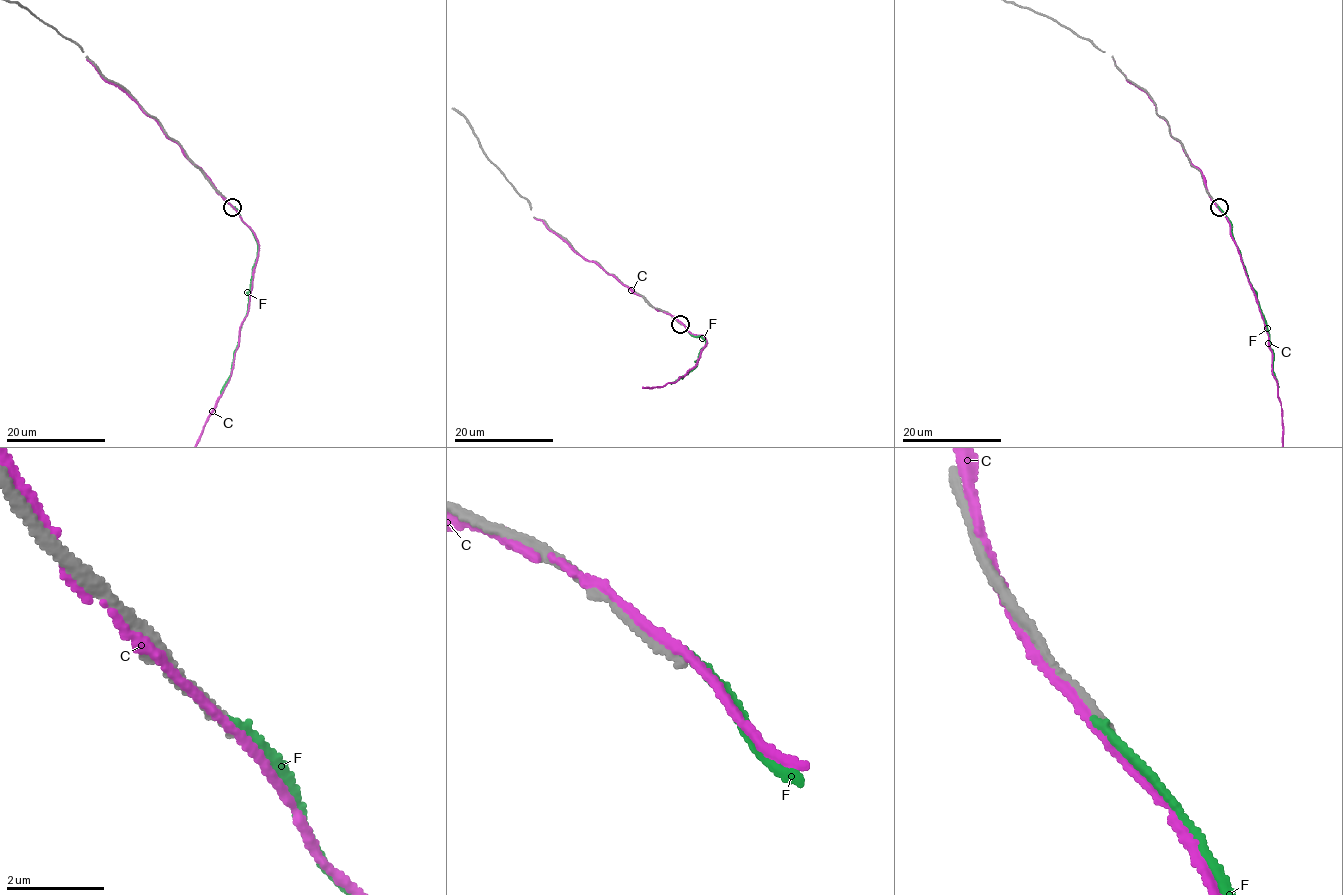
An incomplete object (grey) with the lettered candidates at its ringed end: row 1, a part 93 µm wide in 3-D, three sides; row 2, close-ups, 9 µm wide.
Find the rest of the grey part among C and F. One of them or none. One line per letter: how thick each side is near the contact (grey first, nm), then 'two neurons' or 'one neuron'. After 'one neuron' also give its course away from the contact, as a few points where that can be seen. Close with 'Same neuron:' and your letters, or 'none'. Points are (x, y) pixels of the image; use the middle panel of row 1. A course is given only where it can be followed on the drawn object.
C: calibres 220 and 170 nm; two neurons
F: calibres 220 and 190 nm; two neurons
Same neuron: none

